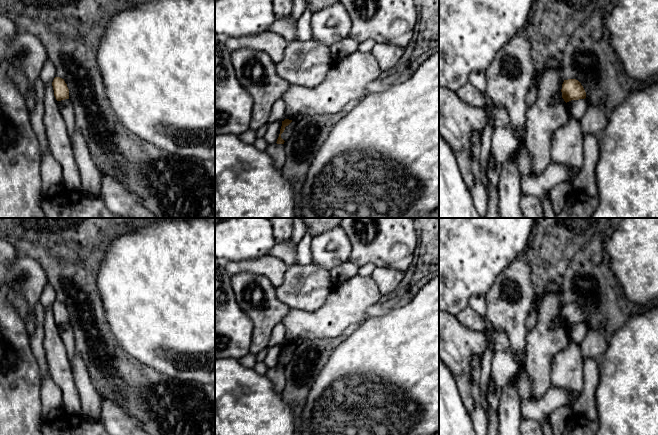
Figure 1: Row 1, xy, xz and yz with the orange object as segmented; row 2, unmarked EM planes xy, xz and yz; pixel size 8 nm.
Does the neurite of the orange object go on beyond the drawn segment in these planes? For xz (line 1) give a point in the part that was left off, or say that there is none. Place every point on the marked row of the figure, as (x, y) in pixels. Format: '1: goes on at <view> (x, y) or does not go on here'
1: does not go on here

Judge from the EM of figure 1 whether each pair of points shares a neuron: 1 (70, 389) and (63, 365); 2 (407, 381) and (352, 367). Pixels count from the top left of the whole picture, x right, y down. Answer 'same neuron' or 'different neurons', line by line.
1: same neuron
2: same neuron

